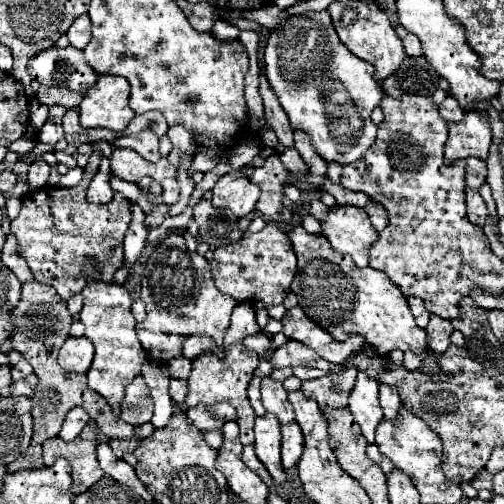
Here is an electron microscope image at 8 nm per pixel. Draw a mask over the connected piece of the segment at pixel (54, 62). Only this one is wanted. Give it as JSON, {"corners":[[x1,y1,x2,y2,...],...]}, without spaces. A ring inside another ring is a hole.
{"corners":[[51,46,27,64,27,70,33,80,45,86,67,86,69,90,83,92,97,82,97,72,87,66,83,50,73,46,57,48]]}

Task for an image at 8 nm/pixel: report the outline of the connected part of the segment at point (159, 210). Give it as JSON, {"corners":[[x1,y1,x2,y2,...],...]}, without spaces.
{"corners":[[153,204,153,208,145,214,145,228,147,228,147,232,151,232,157,226,161,226,163,220,167,218,167,214,169,214,169,206,167,204]]}

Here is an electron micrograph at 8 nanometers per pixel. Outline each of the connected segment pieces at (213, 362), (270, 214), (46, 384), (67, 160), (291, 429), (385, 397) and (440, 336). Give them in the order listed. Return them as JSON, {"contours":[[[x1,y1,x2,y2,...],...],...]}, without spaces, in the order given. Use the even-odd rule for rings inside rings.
{"contours":[[[235,342,235,346,231,344,229,348,225,348,225,356,219,358,217,354,213,352,203,352,199,354,199,358,193,360,191,364,191,374,187,378,189,382,189,390,187,390,187,398,185,398,185,404,187,406,197,406,197,404,215,404,219,400,227,400,231,402,237,412,239,412,239,418,237,418,237,424,241,428,241,436,243,436,243,446,251,444,253,442,253,424,255,424,255,414,251,410,251,404,249,404,249,398,247,398,247,386,249,386,249,380,253,378,253,372,255,368,259,366,259,358,257,354,249,352,241,342]],[[273,154,265,158,265,162,253,170,249,180,265,180,261,198,257,202,257,210,263,214,263,218,287,224,293,218,293,212,287,206,283,206,283,194,285,186,291,180,291,172,281,164,279,156]],[[25,282,21,286,21,300,19,304,15,304,13,312,11,312,11,322,13,328,11,330,11,342,13,342,13,350,17,350,35,370,35,376,39,378,35,392,31,396,31,416,33,416,33,438,29,448,25,450,25,456,21,456,11,468,11,472,21,470,21,468,43,468,43,458,41,458,41,444,47,438,59,436,61,424,67,416,67,412,75,406,81,406,89,412,89,416,97,422,99,430,109,436,109,438,121,438,127,440,133,436,133,426,123,422,121,418,117,418,111,410,111,406,105,402,103,396,95,394,89,386,87,386,87,376,85,374,71,374,65,372,59,364,57,364,57,352,63,346,65,338,69,336,69,328,73,322,73,316,67,310,67,304,59,298,57,290,47,286,47,284,39,284,39,282]],[[67,146,65,150,61,150,61,152,53,152,55,154,55,158,57,158,57,162,61,162,61,164,65,164,67,168,73,168,73,166,77,166,77,148,75,146]],[[297,422,281,426,281,452,283,452,283,466,285,468,295,468,299,462,299,454,303,452,303,434,299,430]],[[379,384,379,402,381,402,385,418,395,418,395,414,401,408,401,400,399,400,397,390,387,384]],[[431,318,429,320,429,326,425,328,425,332,427,332,427,340,431,342,431,350,435,352,435,354,443,354,445,350,447,350,447,346,451,344,449,342,449,336,451,336,451,332,453,332,453,326,451,326,451,322,449,320,445,320,445,318]]]}

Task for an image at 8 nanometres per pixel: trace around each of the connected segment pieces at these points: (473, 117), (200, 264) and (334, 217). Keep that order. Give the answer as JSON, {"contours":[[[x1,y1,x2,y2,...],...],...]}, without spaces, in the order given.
{"contours":[[[465,112,461,122,449,122,449,138,445,144,445,162,453,164,455,160,461,158,481,158,487,160,489,156,489,146,491,146,491,126,487,120,487,112]],[[181,234,163,238,149,256,141,278,141,300,145,302,147,316,137,324,137,336,155,362,167,364,171,358,179,356,183,338,195,332,205,332,223,346,223,336,237,302,215,288,207,266,209,262,203,256,187,250]],[[333,206,329,208,329,214,325,220,321,220,321,234,331,242,333,250,341,254,349,254,359,268,367,266,367,246,375,242,375,228,369,222,369,216,363,208,357,206]]]}

